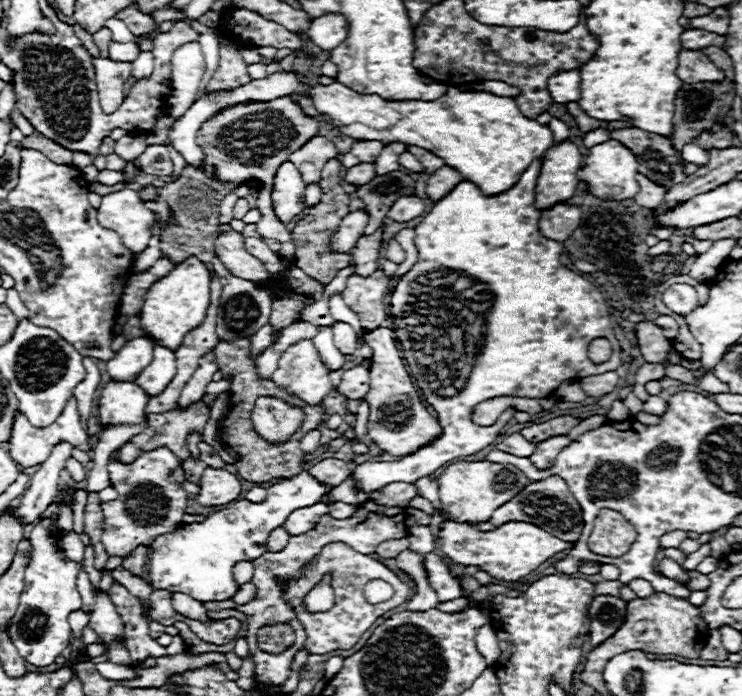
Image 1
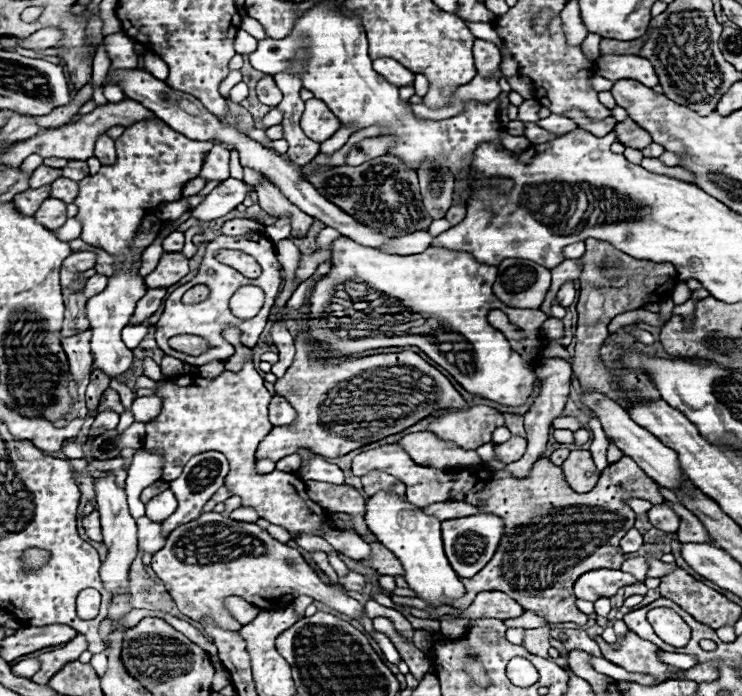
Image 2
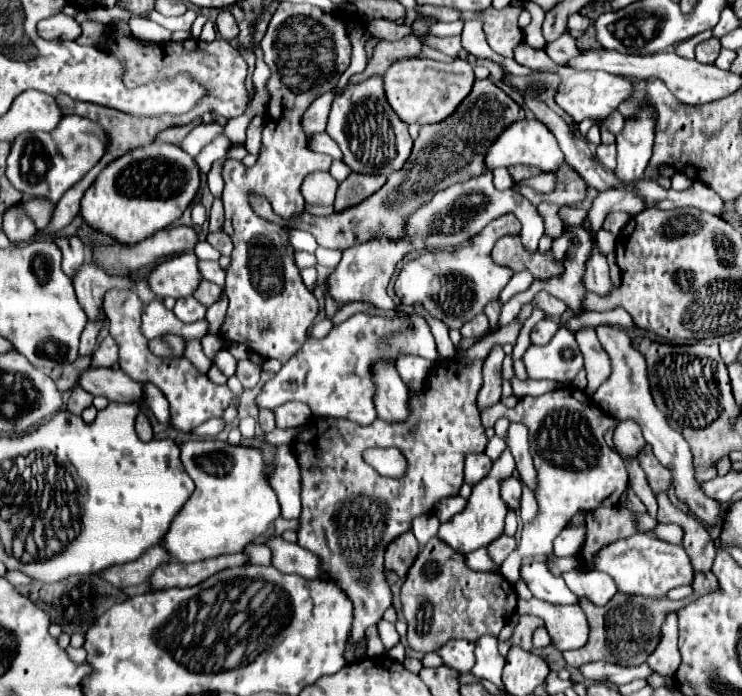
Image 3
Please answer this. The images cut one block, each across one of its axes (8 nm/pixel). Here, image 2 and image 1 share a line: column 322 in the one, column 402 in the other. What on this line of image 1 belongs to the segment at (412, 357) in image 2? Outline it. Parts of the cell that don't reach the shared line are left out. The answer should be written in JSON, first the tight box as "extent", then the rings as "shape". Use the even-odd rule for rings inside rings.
{"extent":[364,328,442,456],"shape":[[[374,328],[364,334],[364,342],[372,348],[370,390],[364,396],[370,400],[368,436],[380,450],[392,456],[408,456],[442,436],[442,426],[422,404],[418,388],[412,384],[412,378],[406,372],[406,364],[392,334],[394,332],[390,328]]]}

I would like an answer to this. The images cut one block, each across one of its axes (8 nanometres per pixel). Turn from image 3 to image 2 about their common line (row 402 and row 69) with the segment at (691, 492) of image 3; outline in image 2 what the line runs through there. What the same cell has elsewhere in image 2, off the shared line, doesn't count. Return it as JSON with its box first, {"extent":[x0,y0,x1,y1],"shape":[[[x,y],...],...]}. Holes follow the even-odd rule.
{"extent":[594,54,658,88],"shape":[[[604,54],[594,62],[594,72],[602,78],[608,80],[622,80],[622,78],[632,78],[648,88],[654,88],[658,84],[658,76],[654,72],[654,66],[640,56],[614,56],[614,54]]]}

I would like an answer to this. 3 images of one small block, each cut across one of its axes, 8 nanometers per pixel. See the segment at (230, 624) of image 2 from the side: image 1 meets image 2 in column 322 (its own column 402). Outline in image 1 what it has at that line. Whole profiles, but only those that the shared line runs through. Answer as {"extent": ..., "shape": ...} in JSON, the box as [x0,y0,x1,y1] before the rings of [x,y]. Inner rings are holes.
{"extent":[282,542,412,654],"shape":[[[336,542],[336,544],[328,544],[320,550],[320,554],[316,556],[314,562],[310,562],[308,566],[304,566],[302,570],[302,576],[298,580],[290,580],[288,586],[284,586],[284,594],[282,598],[286,600],[286,604],[290,604],[296,612],[296,618],[300,620],[300,624],[304,626],[306,630],[306,644],[304,644],[304,650],[308,650],[310,654],[328,654],[328,652],[334,652],[334,650],[348,650],[352,648],[360,638],[362,634],[376,622],[376,618],[380,618],[382,614],[386,614],[388,610],[404,604],[408,598],[412,596],[412,588],[408,584],[404,584],[392,570],[388,570],[384,564],[380,564],[378,560],[370,558],[370,556],[364,556],[364,554],[358,554],[354,552],[352,548],[348,548],[346,544],[342,542]],[[326,572],[332,572],[334,578],[332,578],[332,588],[334,588],[334,594],[336,594],[336,604],[332,610],[328,612],[320,612],[320,614],[310,614],[306,612],[306,608],[302,606],[302,598],[308,594],[308,590],[320,582],[320,578],[326,574]],[[374,578],[380,578],[384,582],[390,582],[394,586],[394,596],[388,600],[388,602],[382,602],[378,606],[374,604],[368,604],[362,596],[362,588],[368,580],[374,580]]]}

